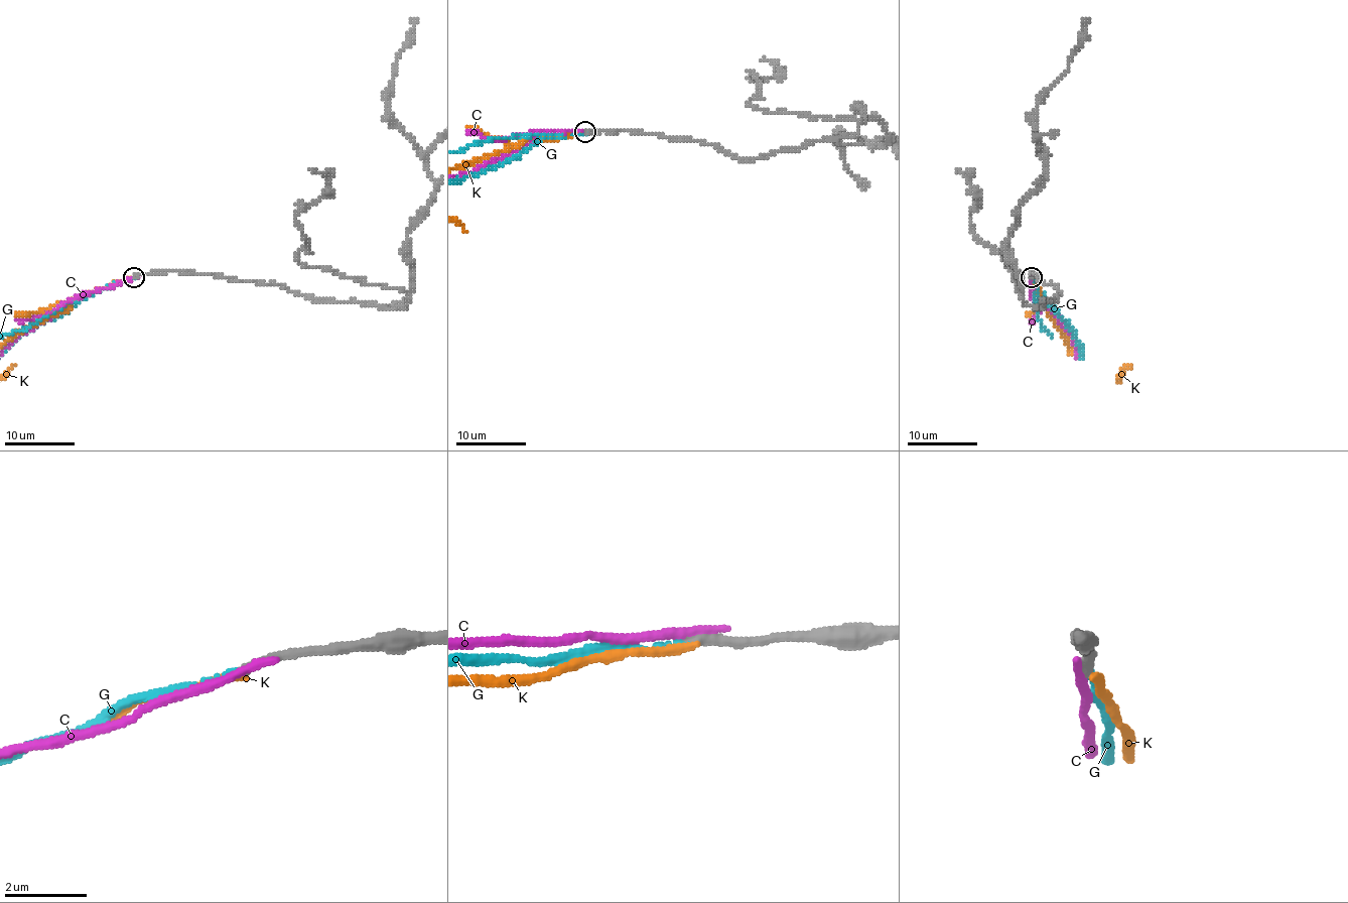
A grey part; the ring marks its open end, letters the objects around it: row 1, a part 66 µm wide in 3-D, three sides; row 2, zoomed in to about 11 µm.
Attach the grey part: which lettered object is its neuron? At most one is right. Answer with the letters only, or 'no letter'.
G

